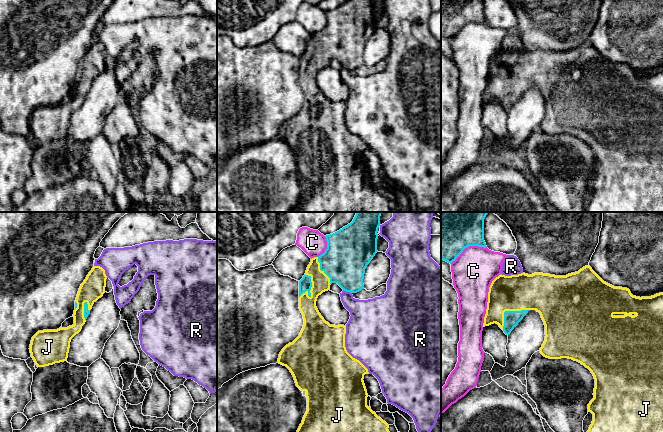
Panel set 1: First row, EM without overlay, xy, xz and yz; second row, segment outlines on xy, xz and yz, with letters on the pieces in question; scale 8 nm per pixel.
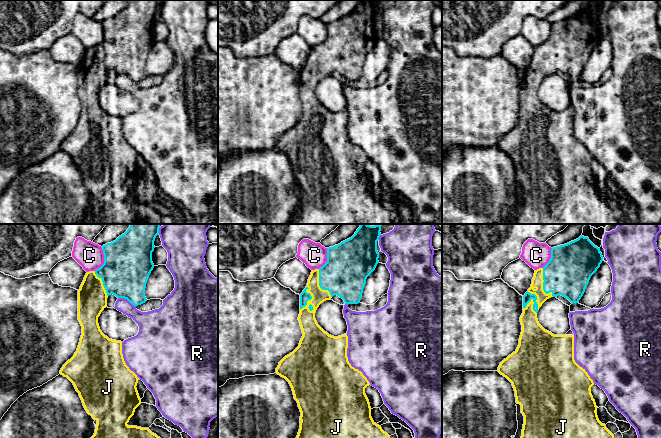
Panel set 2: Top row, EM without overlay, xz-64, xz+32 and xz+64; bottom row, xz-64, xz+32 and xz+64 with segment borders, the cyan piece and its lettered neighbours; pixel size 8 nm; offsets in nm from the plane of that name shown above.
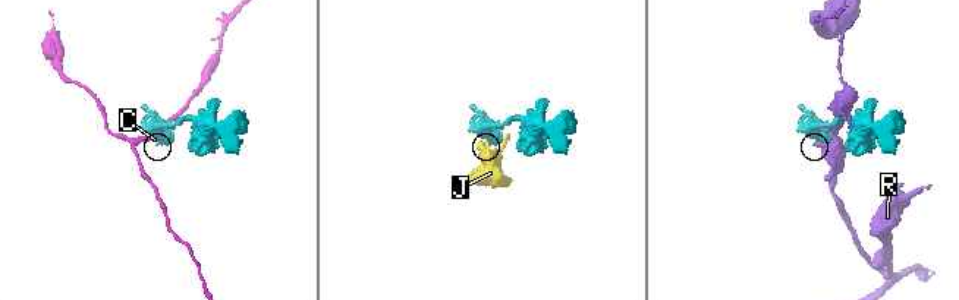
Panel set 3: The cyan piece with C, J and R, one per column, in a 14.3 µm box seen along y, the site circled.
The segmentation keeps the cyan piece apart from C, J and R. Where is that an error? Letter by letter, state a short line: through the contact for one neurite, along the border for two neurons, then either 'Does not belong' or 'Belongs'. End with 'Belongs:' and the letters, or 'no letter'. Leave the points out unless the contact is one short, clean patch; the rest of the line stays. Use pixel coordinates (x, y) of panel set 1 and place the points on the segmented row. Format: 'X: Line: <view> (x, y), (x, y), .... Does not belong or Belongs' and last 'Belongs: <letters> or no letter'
C: Does not belong
J: Belongs
R: Does not belong
Belongs: J

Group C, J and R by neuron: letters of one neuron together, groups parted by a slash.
C / J / R

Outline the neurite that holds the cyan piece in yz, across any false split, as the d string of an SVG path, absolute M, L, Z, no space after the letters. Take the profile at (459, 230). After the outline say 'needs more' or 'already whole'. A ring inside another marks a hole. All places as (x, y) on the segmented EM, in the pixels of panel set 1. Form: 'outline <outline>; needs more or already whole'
outline M441 212L441 260L452 263L469 246L486 248L484 219L487 212Z; already whole

